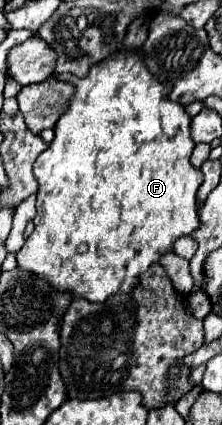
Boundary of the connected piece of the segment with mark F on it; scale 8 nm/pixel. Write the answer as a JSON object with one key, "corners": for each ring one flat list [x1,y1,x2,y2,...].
{"corners":[[137,51,115,53,113,57,107,57,101,63,93,65,91,71,87,73,87,77,83,77,83,79,73,77,71,83,75,85,75,95,71,99,71,105,61,115,61,119,55,123,55,129,53,129,55,131,55,139,37,157,37,161,33,165,35,179,39,183,37,215,33,219,35,231,27,237,25,245,17,251,17,263,19,263,19,269,29,271,29,273,45,279,55,291,69,293,71,297,89,299,93,303,103,303,113,293,133,291,133,287,137,287,137,279,141,279,141,273,149,271,149,267,153,263,159,263,159,259,165,253,173,253,173,243,179,237,191,235,199,227,199,213,197,213,197,199,195,199,195,195,197,195,197,187,201,185,201,171,195,169,189,163,191,151,195,147,195,143,191,141,191,135,189,135,189,121,191,121,191,117,183,111,181,103,169,101,165,97,169,93,169,85,163,85,161,81,157,81,147,71,147,67,145,67,145,63,143,63,143,59,141,59,141,55]]}

